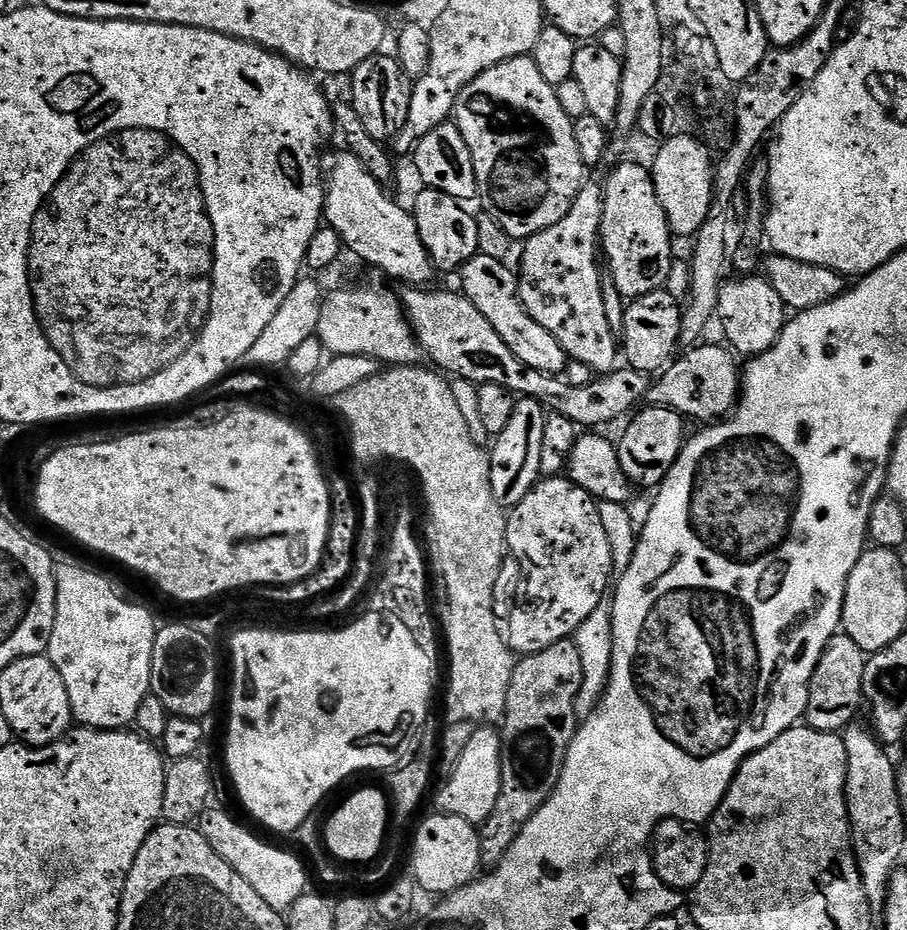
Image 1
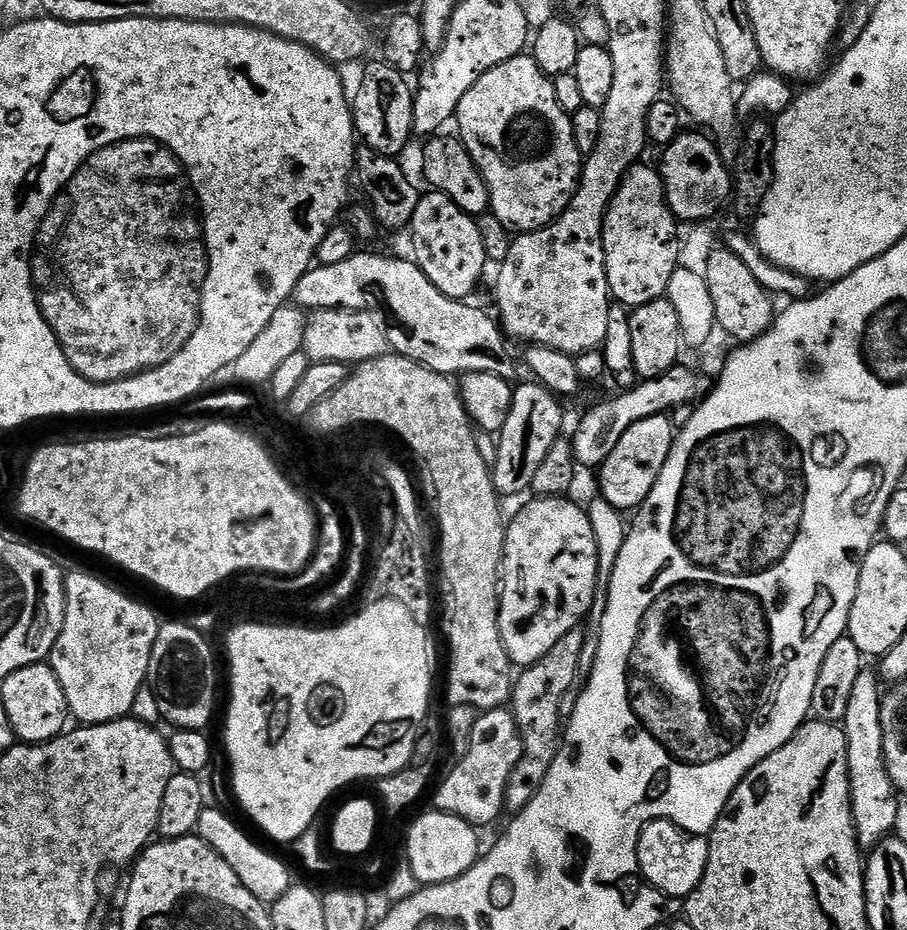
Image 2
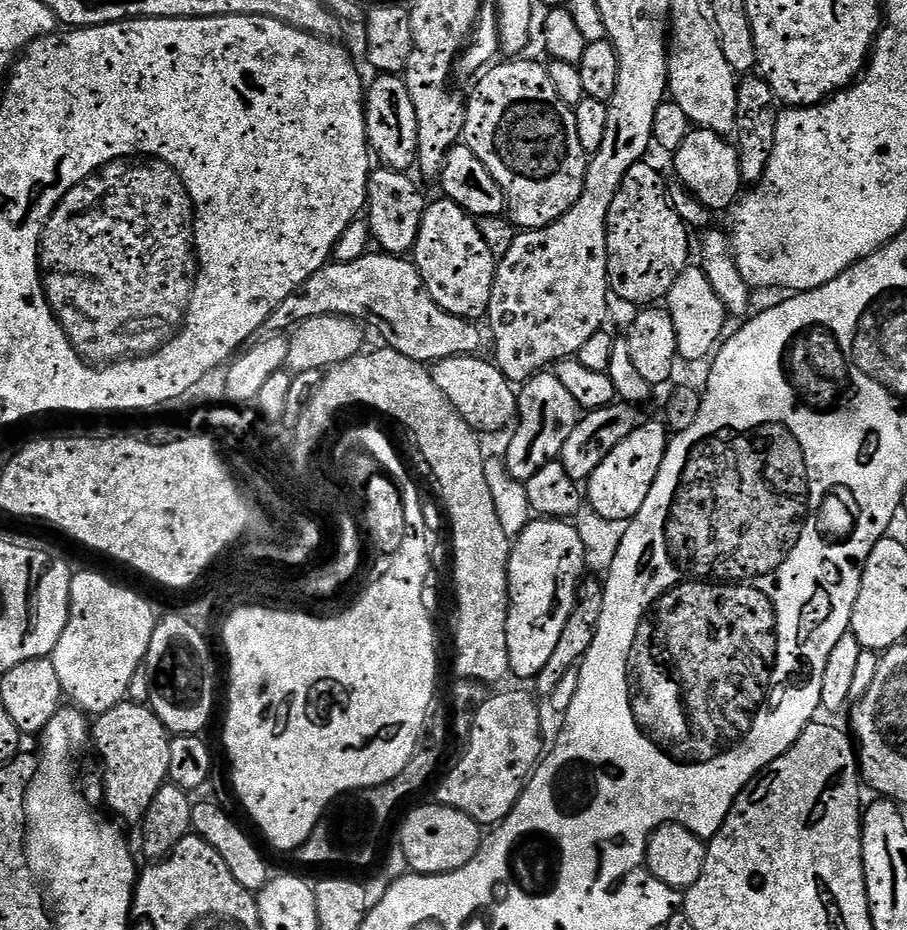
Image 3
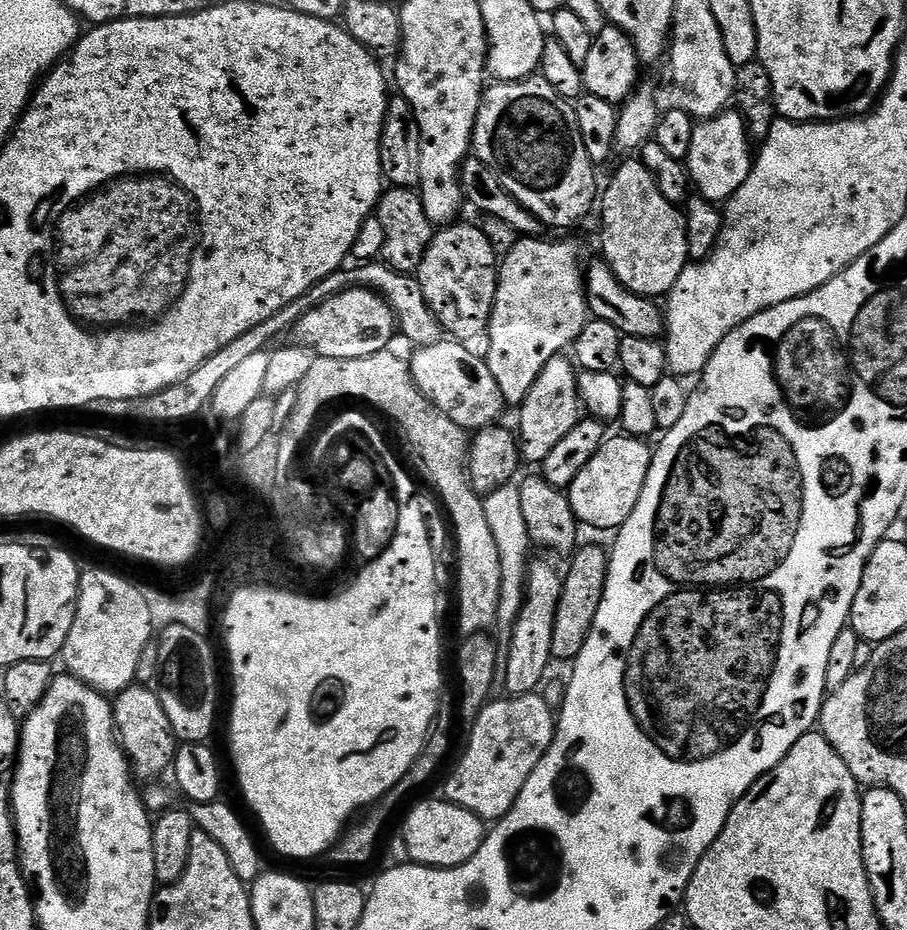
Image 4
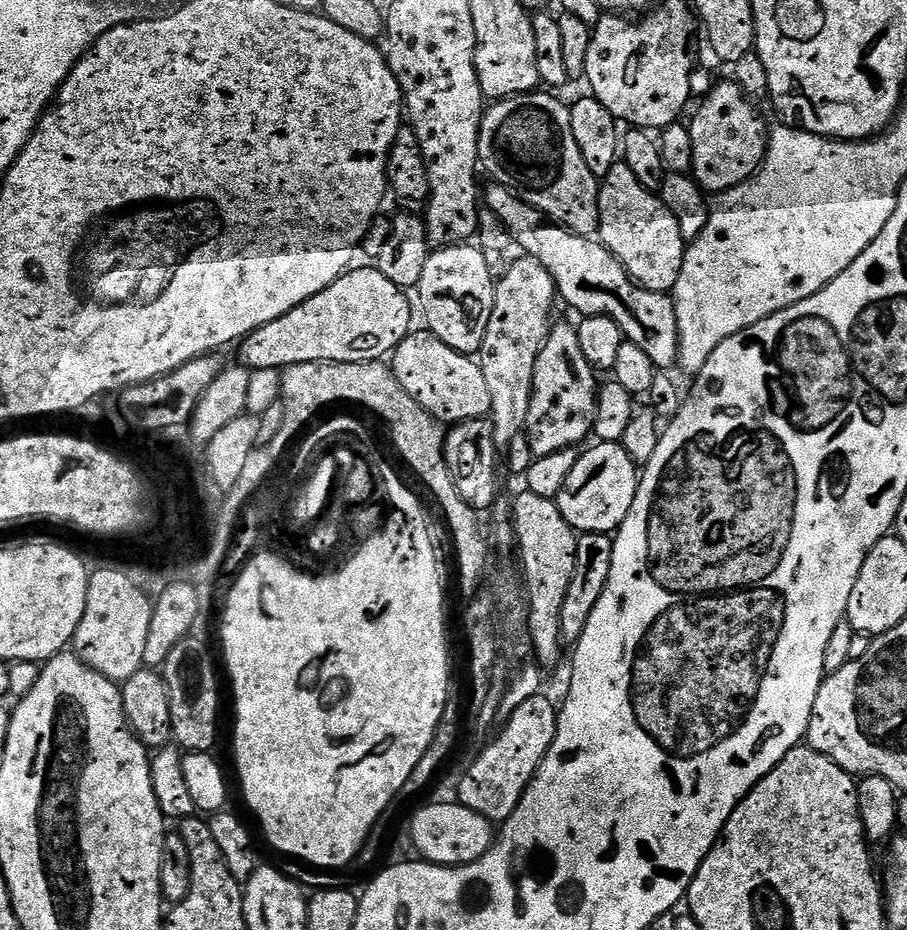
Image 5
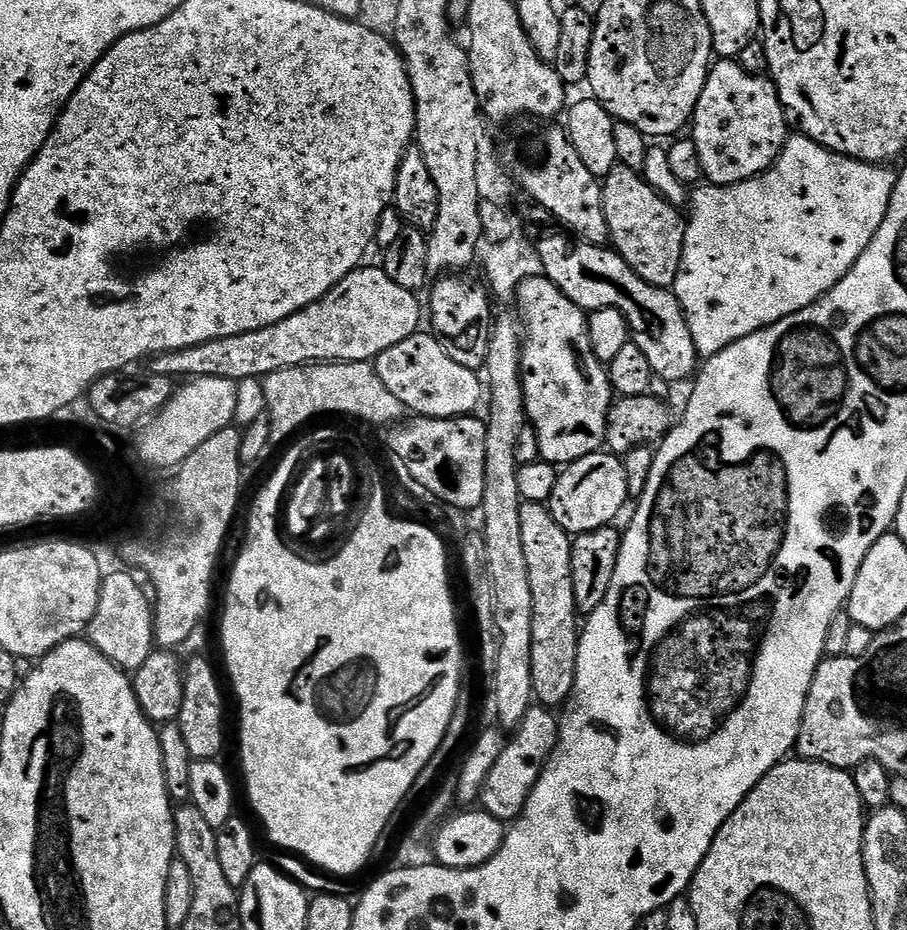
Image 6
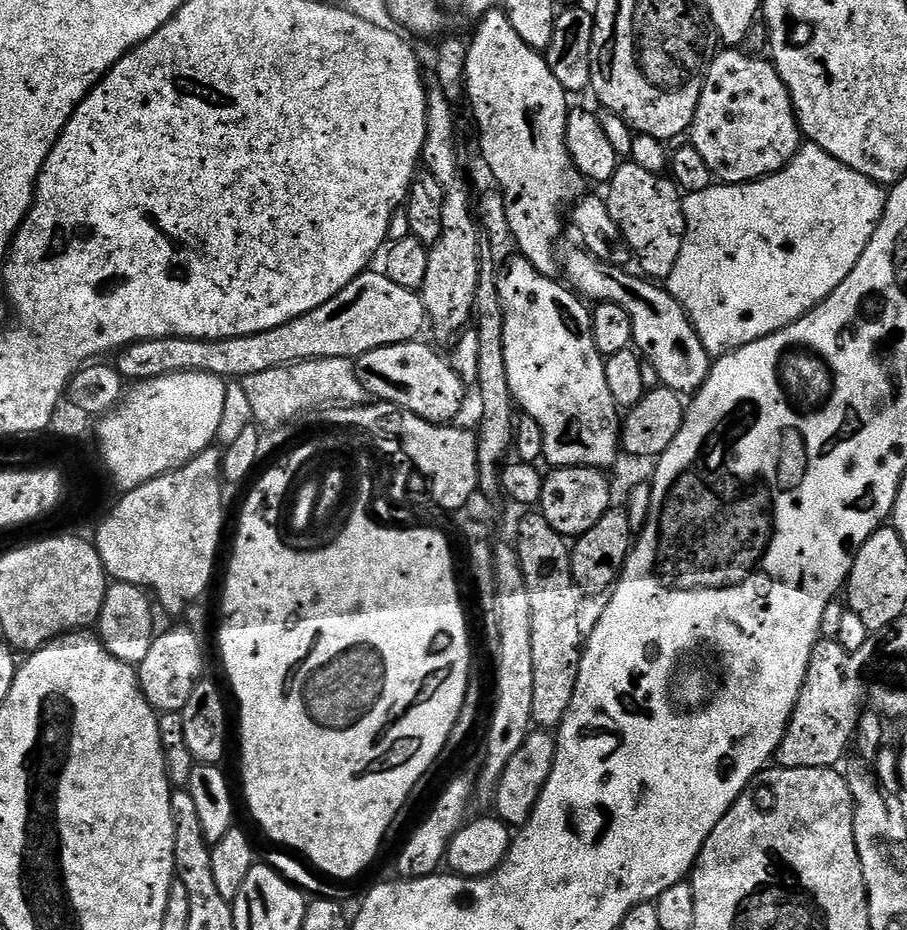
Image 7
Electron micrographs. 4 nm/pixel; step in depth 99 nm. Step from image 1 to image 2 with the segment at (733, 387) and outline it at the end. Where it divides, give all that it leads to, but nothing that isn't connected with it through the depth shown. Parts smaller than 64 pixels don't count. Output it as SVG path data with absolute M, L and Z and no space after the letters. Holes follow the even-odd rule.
M677 366L662 374L657 380L645 380L635 387L621 391L613 400L604 400L596 404L580 420L576 428L576 436L571 437L573 454L581 469L599 469L601 464L610 458L610 450L618 446L618 438L634 426L634 422L642 422L642 418L662 416L671 413L671 408L680 408L683 404L691 405L705 395L704 380L692 368Z

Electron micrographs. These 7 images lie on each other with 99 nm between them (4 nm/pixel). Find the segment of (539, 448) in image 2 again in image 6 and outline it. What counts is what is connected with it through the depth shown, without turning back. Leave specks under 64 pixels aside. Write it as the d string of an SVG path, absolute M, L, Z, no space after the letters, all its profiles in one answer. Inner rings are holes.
M529 274L521 281L519 288L515 293L515 303L520 303L519 319L522 321L522 347L520 350L520 380L524 383L524 407L526 409L527 419L537 430L538 446L540 447L539 459L553 466L567 466L573 464L578 458L586 458L586 454L601 451L605 447L606 426L608 425L608 412L614 403L614 393L612 391L612 381L608 379L607 367L594 354L592 343L590 342L590 330L588 329L588 316L583 308L580 308L554 282L550 282L547 276L543 274Z

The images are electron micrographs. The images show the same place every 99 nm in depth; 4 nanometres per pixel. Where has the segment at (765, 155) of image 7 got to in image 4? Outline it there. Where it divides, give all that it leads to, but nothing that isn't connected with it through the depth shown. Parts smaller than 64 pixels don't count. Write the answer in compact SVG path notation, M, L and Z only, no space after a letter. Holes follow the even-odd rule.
M725 110L697 123L686 167L691 183L699 195L713 202L727 202L736 193L738 186L746 182L746 178L752 173L753 163L754 144L739 112Z

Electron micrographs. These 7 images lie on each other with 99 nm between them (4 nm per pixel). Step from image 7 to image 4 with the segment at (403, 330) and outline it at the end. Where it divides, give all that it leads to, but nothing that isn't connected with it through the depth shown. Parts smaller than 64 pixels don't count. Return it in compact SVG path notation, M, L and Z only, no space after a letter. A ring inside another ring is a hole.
M348 288L331 296L314 310L310 310L297 322L294 329L295 343L308 348L317 357L326 358L366 358L378 354L389 347L388 344L398 332L396 316L383 296L370 288Z

